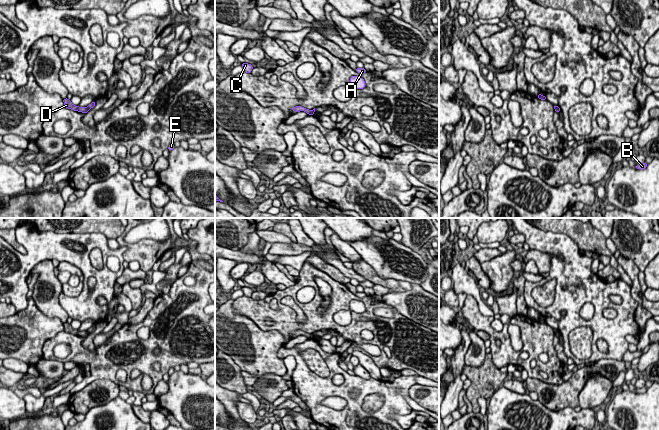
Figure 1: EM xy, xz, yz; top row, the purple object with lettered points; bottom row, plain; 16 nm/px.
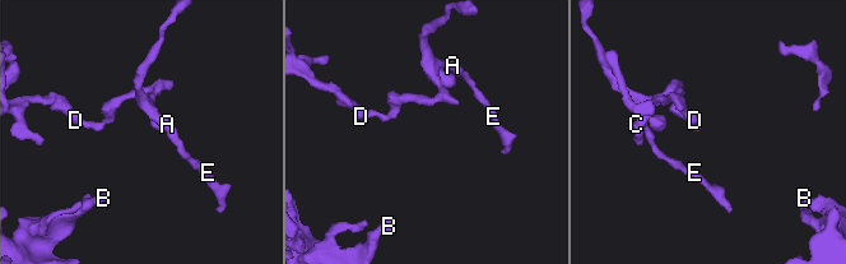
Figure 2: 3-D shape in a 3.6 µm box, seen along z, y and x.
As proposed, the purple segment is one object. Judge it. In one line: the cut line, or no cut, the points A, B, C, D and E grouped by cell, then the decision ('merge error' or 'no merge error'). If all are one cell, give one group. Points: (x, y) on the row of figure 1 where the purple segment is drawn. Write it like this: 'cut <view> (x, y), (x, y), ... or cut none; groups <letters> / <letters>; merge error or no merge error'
cut yz (557, 106), (555, 108); groups A E / B C D; merge error

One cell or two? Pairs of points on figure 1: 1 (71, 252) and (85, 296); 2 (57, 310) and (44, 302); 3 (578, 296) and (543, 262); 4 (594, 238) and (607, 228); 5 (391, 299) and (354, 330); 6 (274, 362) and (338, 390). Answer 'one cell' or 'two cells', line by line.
1: one cell
2: one cell
3: two cells
4: two cells
5: two cells
6: two cells

